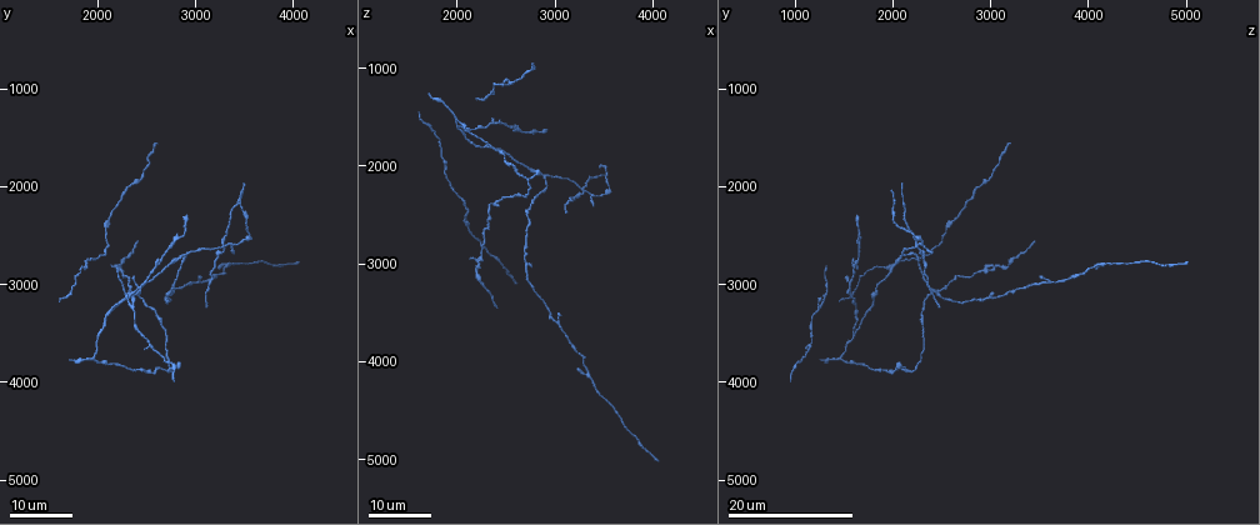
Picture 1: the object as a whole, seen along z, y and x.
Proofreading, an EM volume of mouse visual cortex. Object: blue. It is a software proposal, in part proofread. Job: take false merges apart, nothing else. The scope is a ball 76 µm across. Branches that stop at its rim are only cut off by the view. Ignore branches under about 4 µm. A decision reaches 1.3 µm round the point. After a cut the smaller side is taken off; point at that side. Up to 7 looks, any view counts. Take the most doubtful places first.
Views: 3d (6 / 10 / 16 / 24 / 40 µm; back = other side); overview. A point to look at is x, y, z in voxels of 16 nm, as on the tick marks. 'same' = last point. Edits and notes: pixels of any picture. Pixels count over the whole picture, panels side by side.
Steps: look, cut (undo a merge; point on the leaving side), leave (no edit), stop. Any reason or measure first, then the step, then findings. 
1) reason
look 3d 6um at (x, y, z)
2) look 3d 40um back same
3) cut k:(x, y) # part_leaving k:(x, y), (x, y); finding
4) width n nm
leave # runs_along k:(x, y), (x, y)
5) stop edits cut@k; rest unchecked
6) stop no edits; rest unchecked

four or more arms meet
look 3d 16um at (3300, 2600, 2240)

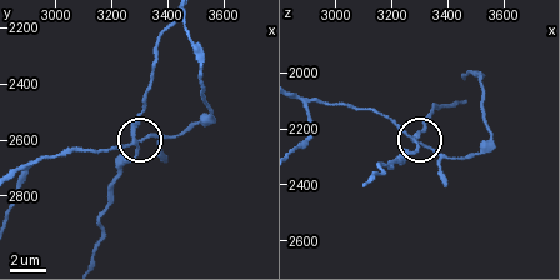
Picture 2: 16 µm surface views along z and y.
zoom in
look 3d 10um at (3300, 2610, 2250)

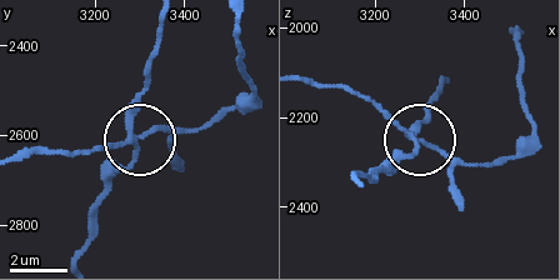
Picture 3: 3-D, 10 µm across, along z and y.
width 170 nm
cut 3:(118, 171) # a second neuron is stuck on

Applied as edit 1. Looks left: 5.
branch point
look 3d 24um at (2880, 2680, 2120)

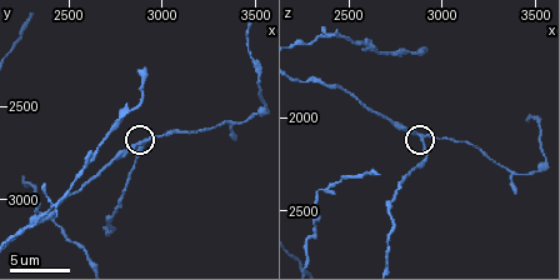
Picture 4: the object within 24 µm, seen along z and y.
look 3d 6um at (2900, 2700, 2120)

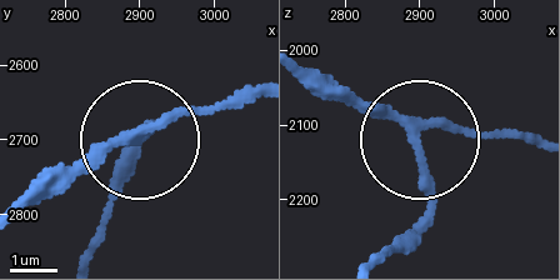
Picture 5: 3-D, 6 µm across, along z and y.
width 190 nm
leave # runs_along 5:(23, 210), (166, 119), (226, 111), (258, 91); continuous, no second neuron

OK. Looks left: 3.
two arms in line, one across
look 3d 24um at (1940, 3760, 1460)

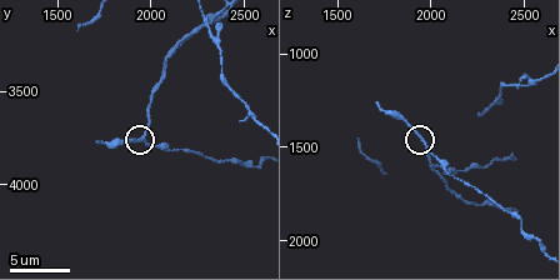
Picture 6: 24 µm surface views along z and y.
look 3d 6um at (1960, 3760, 1460)

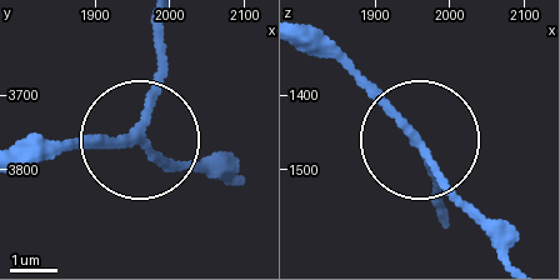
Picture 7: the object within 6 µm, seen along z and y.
side_arm 5 um
leave # runs_along 7:(164, 24), (144, 133), (128, 144), (48, 144); all the same neuron

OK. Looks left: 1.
stop edits cut@3; rest unchecked

